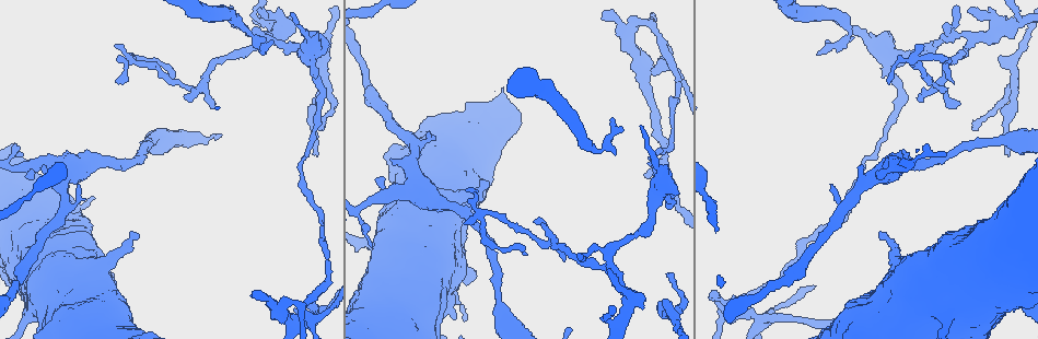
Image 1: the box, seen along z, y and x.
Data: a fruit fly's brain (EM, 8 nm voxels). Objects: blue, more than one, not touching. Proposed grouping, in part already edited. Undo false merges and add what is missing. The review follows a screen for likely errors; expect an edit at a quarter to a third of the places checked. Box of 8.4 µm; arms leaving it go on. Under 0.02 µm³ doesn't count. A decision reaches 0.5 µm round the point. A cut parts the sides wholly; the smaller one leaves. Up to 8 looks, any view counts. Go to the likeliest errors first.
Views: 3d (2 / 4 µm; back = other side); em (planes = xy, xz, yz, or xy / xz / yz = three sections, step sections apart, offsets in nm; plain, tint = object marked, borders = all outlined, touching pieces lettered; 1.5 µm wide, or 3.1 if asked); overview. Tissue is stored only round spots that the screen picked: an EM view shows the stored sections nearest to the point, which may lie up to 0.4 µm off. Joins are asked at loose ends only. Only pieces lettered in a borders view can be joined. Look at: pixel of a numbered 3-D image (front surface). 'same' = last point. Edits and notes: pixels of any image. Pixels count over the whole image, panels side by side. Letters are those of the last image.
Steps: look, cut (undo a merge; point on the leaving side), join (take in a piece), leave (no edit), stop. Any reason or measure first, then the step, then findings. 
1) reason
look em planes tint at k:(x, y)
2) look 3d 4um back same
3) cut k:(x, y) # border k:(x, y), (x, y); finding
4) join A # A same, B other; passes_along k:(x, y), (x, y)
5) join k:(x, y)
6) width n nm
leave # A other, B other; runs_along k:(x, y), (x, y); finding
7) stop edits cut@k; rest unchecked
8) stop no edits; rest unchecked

tapers out
look em xy step 8 borders at 1:(819, 54)

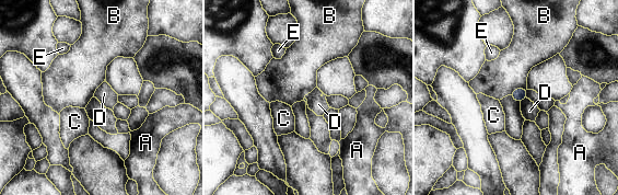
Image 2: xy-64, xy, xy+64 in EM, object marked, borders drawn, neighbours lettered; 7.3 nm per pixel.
cut it another way
look em planes borders same

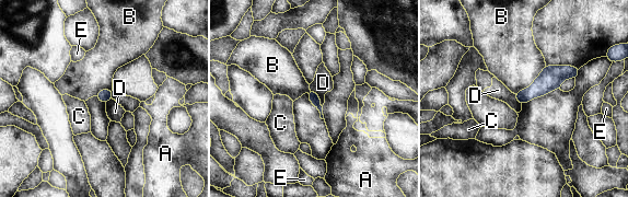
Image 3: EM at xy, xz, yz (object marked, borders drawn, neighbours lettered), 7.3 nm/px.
longest_contact B 320 nm
leave # A other, B other, C other, D other, E other; none of them fits

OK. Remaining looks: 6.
tapers out
look em planes borders at 1:(316, 155)

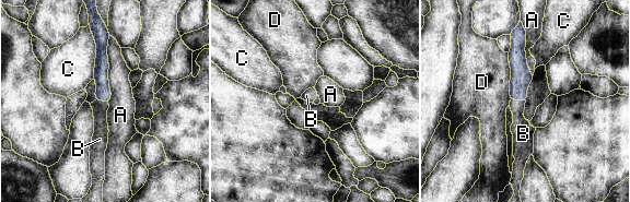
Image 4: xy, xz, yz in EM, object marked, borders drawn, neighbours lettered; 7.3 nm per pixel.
join B # A other, B same, C other, D other; it goes on there

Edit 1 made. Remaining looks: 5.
redraw
look overview

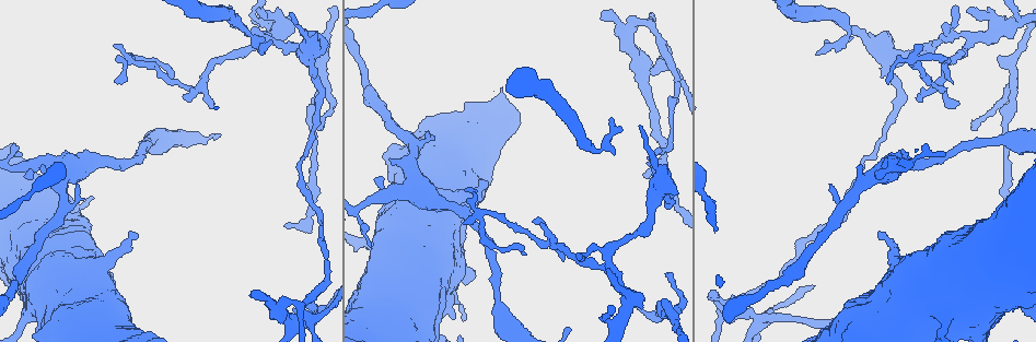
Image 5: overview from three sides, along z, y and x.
sharp bend
look 3d 2um back at 5:(627, 29)

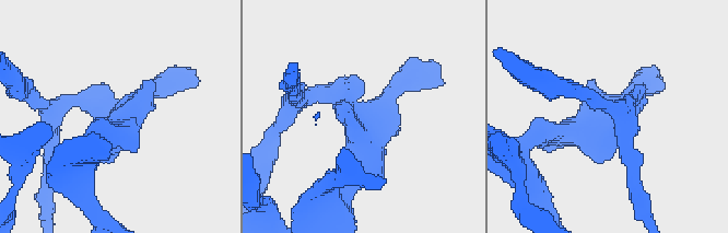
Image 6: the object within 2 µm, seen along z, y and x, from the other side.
need the tissue
look em planes borders at 6:(358, 112)

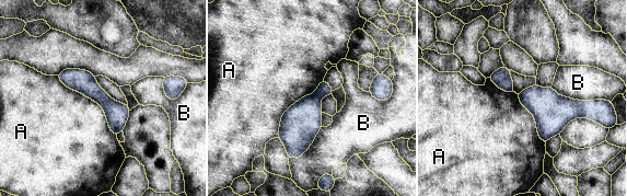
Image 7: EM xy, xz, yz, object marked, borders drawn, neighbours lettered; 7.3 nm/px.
cut 7:(324, 89) # A other, B other; two cells meet here

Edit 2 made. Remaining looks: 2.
stop edits join@4, cut@7; rest unchecked

